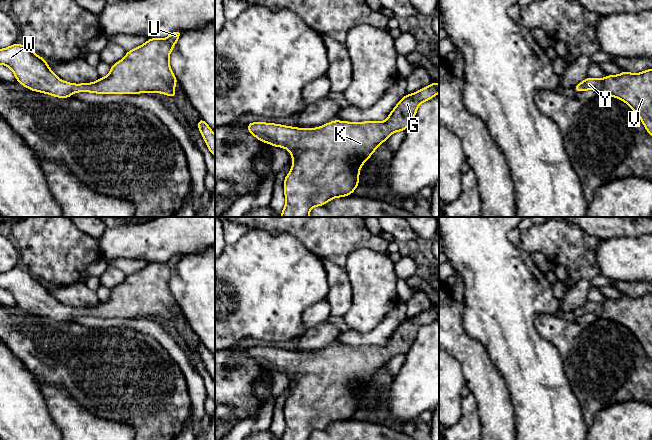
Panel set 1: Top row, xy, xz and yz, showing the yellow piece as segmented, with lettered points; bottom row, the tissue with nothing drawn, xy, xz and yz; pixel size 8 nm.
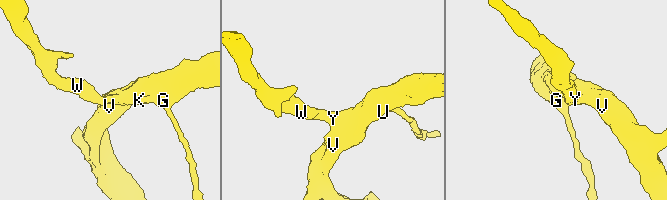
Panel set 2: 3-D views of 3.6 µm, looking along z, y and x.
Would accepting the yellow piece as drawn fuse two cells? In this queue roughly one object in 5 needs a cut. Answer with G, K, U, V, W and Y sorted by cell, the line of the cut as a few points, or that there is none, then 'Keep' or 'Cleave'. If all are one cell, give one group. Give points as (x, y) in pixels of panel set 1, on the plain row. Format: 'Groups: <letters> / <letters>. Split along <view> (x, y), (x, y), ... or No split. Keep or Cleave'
Groups: G K U V W Y. No split. Keep

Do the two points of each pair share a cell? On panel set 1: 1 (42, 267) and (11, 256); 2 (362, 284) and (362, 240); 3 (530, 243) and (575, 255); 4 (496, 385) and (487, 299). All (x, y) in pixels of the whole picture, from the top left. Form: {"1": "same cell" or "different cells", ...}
{"1": "different cells", "2": "different cells", "3": "same cell", "4": "different cells"}

